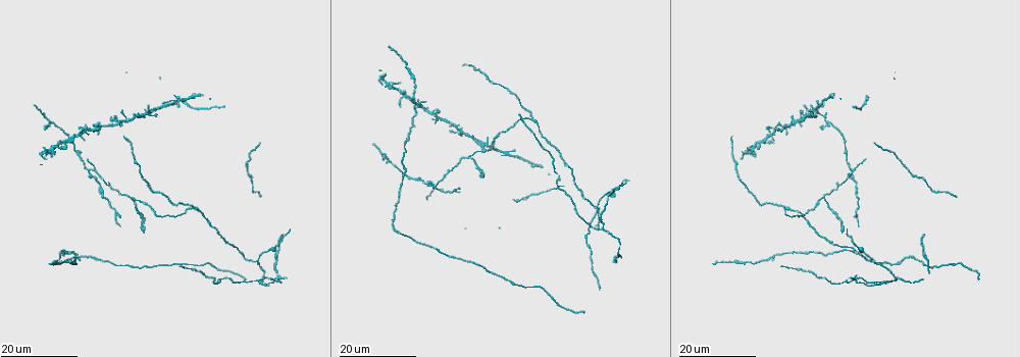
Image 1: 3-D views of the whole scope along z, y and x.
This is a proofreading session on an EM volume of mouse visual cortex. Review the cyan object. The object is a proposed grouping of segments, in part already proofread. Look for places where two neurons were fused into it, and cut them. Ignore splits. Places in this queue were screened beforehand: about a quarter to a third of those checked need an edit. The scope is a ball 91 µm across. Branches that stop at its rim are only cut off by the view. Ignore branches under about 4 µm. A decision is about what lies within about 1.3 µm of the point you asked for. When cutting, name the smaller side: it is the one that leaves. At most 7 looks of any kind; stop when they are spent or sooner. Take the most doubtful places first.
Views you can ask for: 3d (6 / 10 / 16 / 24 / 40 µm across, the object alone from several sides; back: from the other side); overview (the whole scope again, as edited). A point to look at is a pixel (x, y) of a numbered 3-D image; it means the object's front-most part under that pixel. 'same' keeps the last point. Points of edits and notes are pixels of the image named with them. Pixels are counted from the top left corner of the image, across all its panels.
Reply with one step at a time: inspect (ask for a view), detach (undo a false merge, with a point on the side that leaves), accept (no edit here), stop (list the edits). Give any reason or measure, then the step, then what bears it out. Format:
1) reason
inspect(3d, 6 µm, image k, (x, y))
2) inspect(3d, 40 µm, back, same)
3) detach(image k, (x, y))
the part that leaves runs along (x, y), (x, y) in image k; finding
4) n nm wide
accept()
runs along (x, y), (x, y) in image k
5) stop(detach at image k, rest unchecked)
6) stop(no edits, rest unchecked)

three arms meet
inspect(3d, 24 µm, image 1, (130, 195))

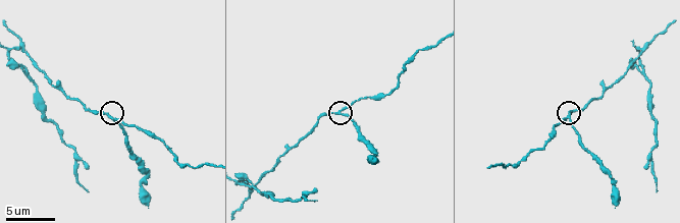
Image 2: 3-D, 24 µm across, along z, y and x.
inspect(3d, 10 µm, image 2, (570, 117))

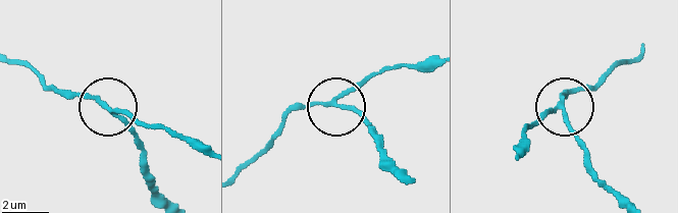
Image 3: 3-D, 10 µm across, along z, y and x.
side arm 13 µm; 3 arms
detach(image 3, (131, 130))
two neurons meet here

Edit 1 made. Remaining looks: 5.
four arms meet
inspect(3d, 24 µm, image 1, (896, 281))

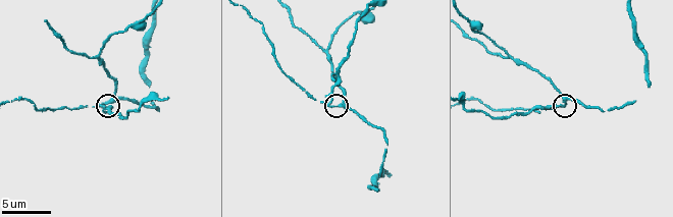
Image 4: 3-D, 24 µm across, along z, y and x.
zoom in
inspect(3d, 6 µm, image 4, (332, 101))

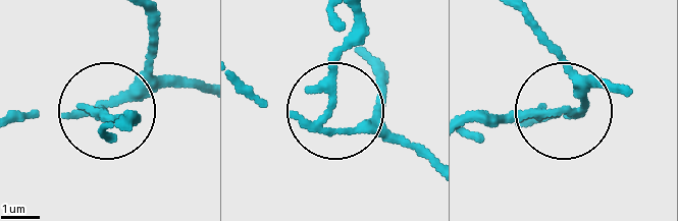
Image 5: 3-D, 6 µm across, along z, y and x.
inspect(3d, 6 µm, back, image 5, (564, 114))

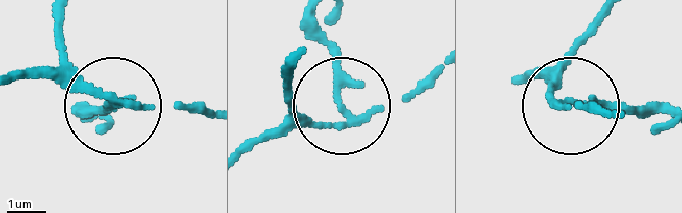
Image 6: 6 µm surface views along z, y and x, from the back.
180 nm wide
detach(image 6, (334, 57))
the part that leaves runs along (346, 110), (318, 15) in image 6; a second neuron is stuck on

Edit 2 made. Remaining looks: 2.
inspect(3d, 6 µm, image 4, (326, 49))

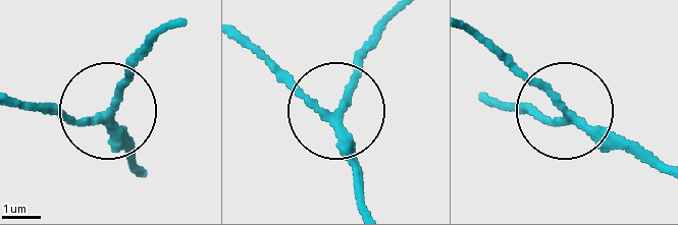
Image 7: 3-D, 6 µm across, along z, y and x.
other side
inspect(3d, 6 µm, back, image 7, (334, 118))

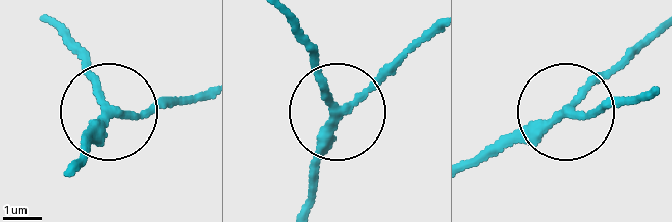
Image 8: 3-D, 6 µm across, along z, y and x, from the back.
3 arms
accept()
runs along (630, 104), (568, 111), (626, 49) in image 8; one neuron here

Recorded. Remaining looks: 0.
stop(detach at image 3, detach at image 6, rest unchecked)

